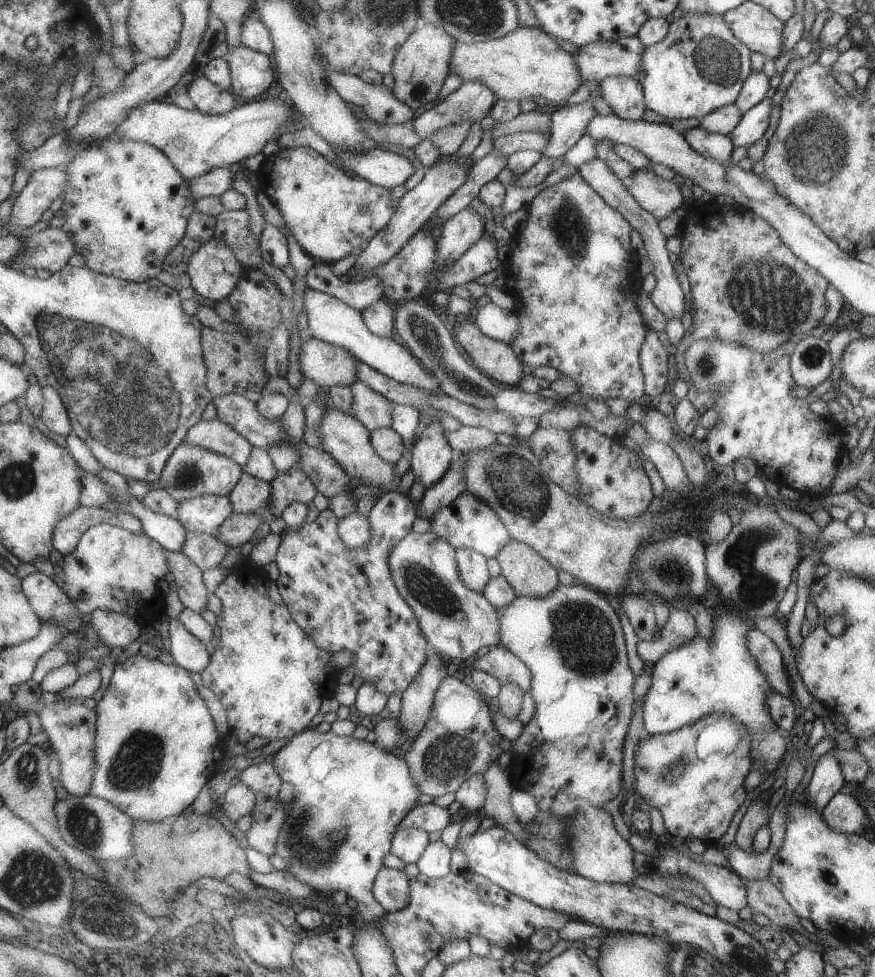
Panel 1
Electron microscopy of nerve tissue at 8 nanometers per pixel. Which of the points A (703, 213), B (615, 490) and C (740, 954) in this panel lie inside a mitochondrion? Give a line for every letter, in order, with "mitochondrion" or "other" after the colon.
A: other
B: other
C: mitochondrion

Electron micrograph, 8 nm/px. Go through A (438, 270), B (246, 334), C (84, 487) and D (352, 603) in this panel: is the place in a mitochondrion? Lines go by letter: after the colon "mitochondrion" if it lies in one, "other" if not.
A: other
B: other
C: other
D: other

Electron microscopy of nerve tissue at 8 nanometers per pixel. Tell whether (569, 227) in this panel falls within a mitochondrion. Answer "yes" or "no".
yes

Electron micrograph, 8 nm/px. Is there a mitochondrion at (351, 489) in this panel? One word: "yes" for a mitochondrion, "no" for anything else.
no

